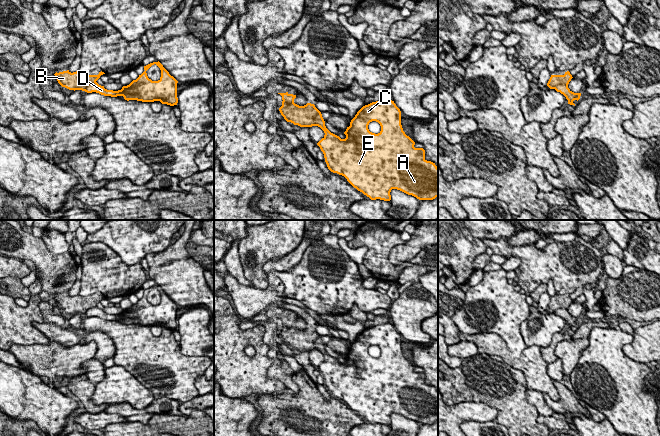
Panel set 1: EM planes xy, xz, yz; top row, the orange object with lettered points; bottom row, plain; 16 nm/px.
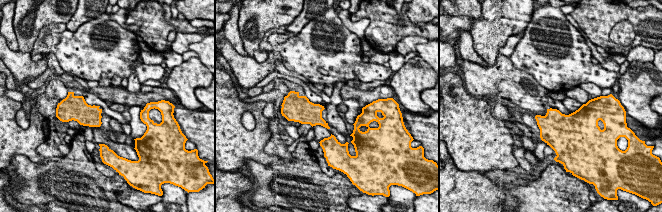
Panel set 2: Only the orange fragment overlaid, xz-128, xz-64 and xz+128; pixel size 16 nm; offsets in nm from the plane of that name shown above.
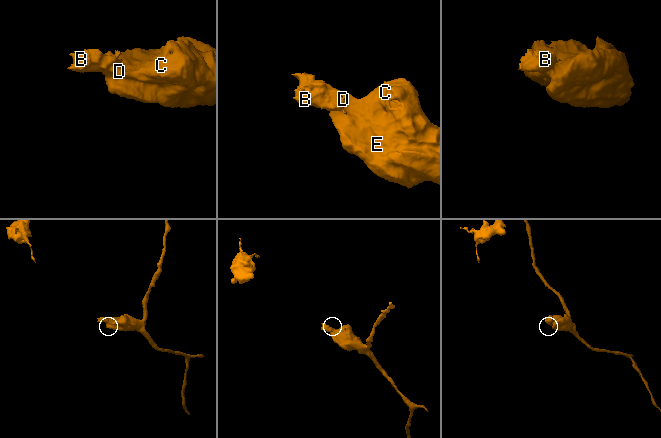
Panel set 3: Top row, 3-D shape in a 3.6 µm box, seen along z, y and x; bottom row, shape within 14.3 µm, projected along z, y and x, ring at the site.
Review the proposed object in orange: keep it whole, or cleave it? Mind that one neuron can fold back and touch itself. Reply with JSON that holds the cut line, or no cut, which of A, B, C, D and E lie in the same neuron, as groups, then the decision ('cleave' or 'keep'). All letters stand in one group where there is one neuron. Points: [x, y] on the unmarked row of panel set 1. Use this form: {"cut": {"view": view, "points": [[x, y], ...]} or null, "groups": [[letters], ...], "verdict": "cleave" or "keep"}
{"cut": {"view": "xz", "points": [[319, 335], [314, 342], [315, 349]]}, "groups": [["A", "C", "D", "E"], ["B"]], "verdict": "cleave"}

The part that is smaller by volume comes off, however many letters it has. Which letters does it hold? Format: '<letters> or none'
B

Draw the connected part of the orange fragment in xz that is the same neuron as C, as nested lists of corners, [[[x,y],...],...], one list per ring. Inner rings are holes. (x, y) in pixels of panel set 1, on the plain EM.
[[[386,323],[363,330],[344,356],[345,363],[326,352],[321,336],[316,339],[314,346],[325,357],[317,369],[324,378],[328,393],[344,400],[354,412],[371,424],[390,425],[392,413],[400,414],[419,424],[433,424],[438,421],[438,391],[425,383],[425,374],[415,372],[415,366],[403,355],[401,335],[394,325]],[[372,345],[381,350],[378,358],[368,353]]]

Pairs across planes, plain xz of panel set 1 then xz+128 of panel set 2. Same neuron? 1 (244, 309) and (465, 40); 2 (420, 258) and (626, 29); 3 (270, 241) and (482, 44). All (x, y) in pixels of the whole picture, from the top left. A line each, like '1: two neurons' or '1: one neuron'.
1: two neurons
2: two neurons
3: one neuron

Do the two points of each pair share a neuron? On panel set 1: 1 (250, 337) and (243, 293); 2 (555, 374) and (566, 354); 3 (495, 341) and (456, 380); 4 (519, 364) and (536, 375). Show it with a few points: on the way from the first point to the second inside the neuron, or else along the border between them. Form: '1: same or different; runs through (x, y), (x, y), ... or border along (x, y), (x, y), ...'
1: different; border along (236, 311), (239, 317)
2: different; border along (558, 357), (561, 361), (564, 375)
3: different; border along (479, 352), (498, 355), (505, 363)
4: same; runs through (523, 364), (532, 371)

